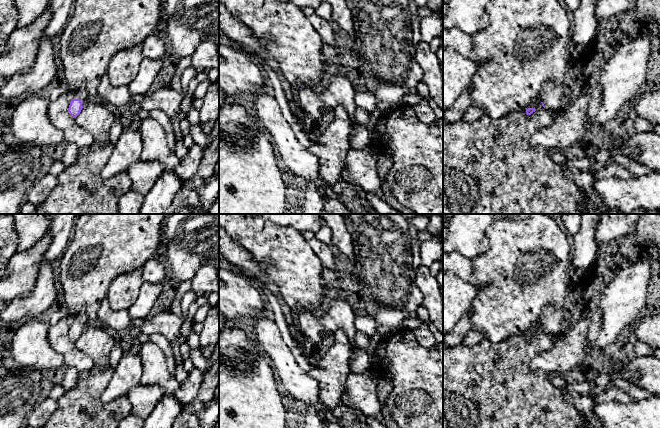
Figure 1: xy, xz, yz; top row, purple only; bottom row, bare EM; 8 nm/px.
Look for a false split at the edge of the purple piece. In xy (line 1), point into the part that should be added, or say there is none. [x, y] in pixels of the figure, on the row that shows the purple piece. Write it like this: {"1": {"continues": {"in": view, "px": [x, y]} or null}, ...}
{"1": {"continues": {"in": "xy", "px": [82, 94]}}}

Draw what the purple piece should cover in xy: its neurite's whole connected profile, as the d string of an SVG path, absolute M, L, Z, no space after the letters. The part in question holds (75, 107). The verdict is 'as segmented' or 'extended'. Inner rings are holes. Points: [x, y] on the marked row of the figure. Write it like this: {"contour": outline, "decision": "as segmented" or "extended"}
{"contour": "M81 87L79 90L72 94L71 102L68 108L69 114L73 118L76 118L80 114L85 103L92 98L95 97L90 95L85 87Z", "decision": "extended"}

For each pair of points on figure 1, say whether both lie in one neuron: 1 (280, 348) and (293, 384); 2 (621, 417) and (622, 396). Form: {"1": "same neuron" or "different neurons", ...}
{"1": "same neuron", "2": "different neurons"}

